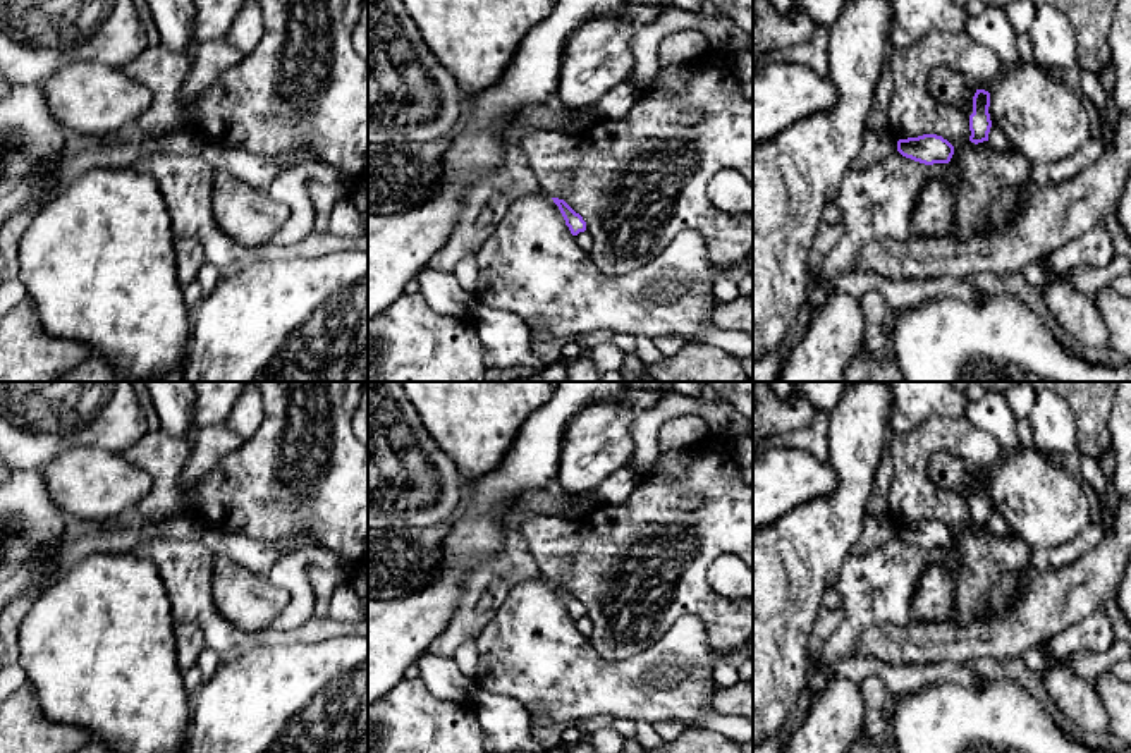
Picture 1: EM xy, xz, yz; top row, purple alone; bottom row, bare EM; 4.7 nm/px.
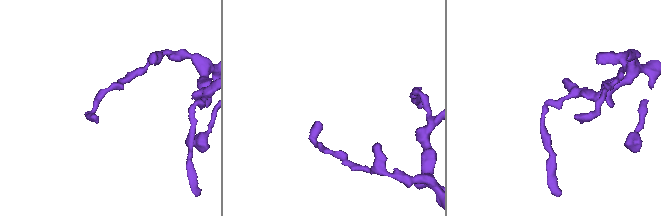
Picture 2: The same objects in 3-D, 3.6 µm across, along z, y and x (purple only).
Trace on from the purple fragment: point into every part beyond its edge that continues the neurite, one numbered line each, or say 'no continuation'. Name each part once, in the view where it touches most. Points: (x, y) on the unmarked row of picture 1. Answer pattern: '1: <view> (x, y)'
no continuation

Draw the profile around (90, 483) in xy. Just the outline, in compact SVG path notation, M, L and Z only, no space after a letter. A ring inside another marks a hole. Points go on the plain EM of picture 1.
M96 447L65 450L41 473L50 497L67 516L95 524L129 516L151 488L151 478L122 454Z

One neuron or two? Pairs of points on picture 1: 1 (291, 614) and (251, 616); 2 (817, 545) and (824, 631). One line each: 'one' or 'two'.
1: two
2: two

